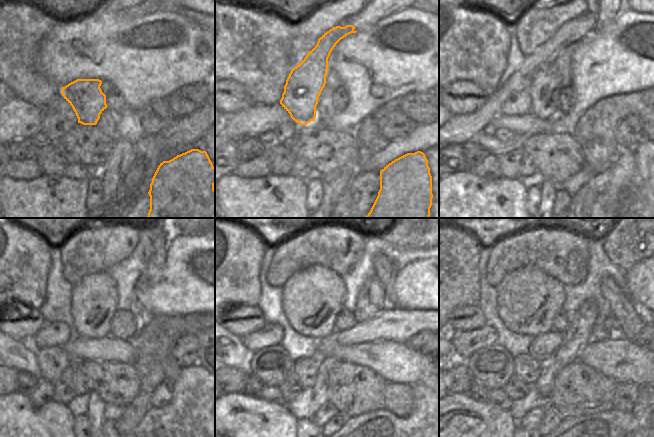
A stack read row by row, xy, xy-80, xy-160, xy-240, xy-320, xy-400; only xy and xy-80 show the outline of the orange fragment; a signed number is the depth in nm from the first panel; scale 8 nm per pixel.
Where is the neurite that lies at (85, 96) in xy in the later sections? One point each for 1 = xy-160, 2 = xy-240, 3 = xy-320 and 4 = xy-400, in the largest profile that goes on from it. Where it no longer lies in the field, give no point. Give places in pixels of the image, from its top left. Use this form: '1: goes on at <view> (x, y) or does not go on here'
1: goes on at xy-160 (513, 97)
2: goes on at xy-240 (57, 334)
3: goes on at xy-320 (271, 334)
4: goes on at xy-400 (465, 343)

